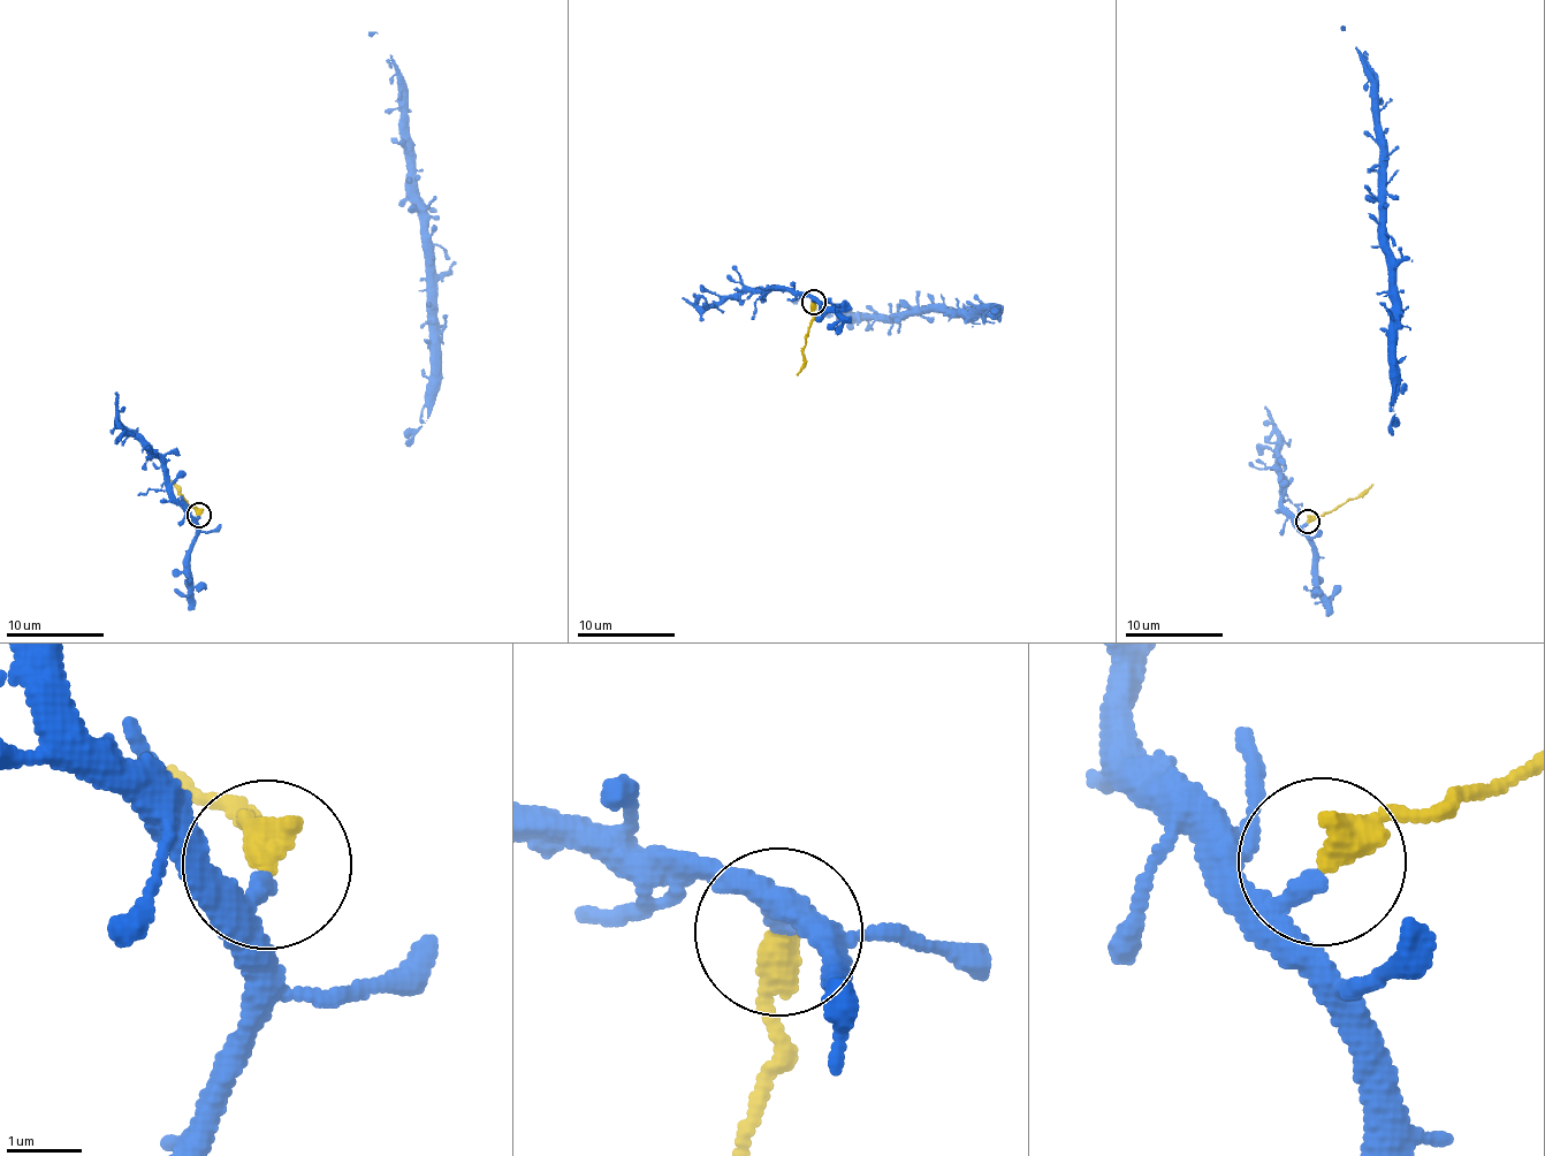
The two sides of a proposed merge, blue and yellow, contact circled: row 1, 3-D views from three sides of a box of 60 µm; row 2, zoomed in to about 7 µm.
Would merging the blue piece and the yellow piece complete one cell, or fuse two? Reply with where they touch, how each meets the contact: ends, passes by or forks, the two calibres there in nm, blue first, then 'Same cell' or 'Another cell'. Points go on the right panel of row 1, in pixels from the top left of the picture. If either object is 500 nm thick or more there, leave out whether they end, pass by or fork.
Place: (1307, 522). At the ring blue ends. At the ring yellow ends. Thickness 240 nm (blue) against 420 nm. Another cell

